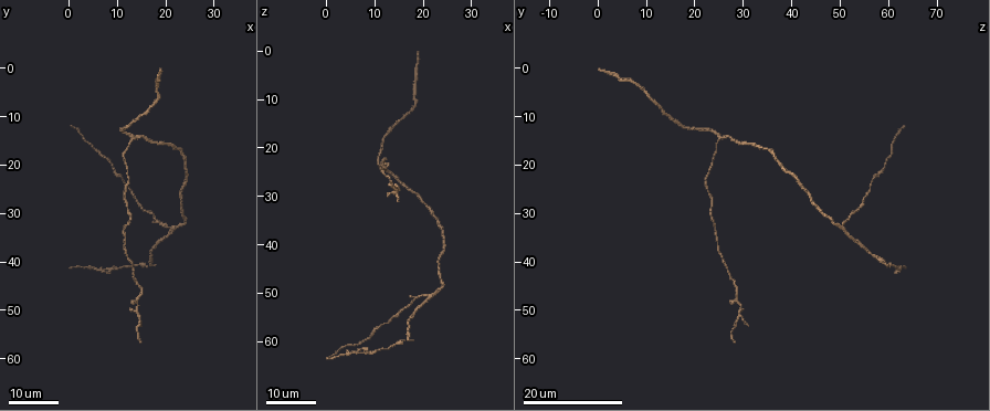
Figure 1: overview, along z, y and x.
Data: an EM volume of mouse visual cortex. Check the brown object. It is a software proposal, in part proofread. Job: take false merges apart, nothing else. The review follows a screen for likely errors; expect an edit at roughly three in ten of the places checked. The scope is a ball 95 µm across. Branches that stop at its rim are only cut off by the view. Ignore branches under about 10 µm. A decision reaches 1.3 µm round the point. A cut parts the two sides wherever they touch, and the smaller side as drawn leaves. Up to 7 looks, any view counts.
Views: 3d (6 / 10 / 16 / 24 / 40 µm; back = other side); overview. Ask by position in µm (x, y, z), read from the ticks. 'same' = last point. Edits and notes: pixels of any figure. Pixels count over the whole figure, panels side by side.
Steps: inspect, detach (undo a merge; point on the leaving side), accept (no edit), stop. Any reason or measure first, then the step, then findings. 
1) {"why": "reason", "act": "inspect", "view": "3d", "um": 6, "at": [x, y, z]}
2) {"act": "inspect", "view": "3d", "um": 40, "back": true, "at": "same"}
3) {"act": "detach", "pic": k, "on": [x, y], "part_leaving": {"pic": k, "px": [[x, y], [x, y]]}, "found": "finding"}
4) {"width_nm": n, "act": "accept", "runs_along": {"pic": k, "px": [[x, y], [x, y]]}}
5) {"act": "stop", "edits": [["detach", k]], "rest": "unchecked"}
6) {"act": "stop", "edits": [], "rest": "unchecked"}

{"why": "a fork", "act": "inspect", "view": "3d", "um": 16, "at": [21.5, 33.0, 51.0]}

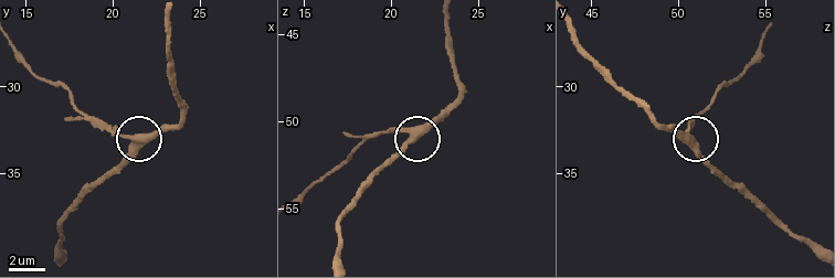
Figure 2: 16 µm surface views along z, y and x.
{"why": "closer look", "act": "inspect", "view": "3d", "um": 6, "at": [21.3, 33.2, 50.7]}

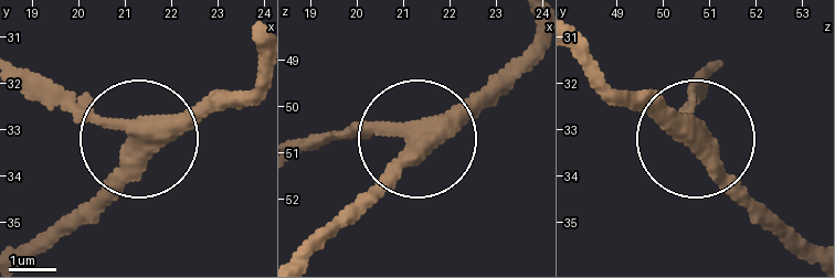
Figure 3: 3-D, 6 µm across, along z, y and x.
{"why": "other side", "act": "inspect", "view": "3d", "um": 6, "back": true, "at": [21.25, 33.15, 50.70]}

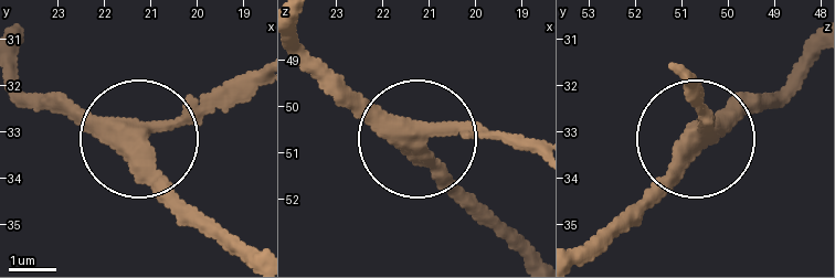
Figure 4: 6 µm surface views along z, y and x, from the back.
{"act": "accept", "runs_along": {"pic": 4, "px": [[18, 79], [120, 127], [224, 242]]}, "found": "continuous, no second cell"}

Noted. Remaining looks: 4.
{"why": "calibre changes", "act": "inspect", "view": "3d", "um": 24, "at": [9.0, 21.5, 58.5]}

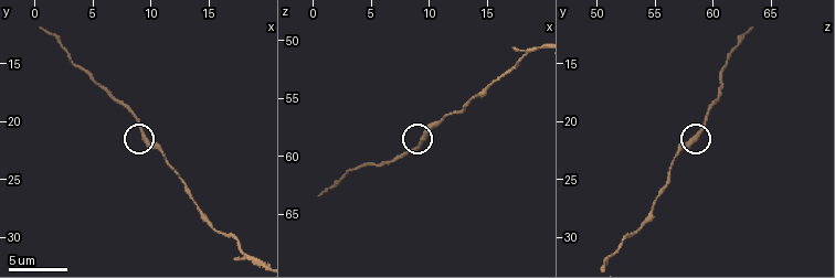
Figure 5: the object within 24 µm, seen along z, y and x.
{"why": "closer look", "act": "inspect", "view": "3d", "um": 10, "at": [9.4, 21.0, 58.6]}

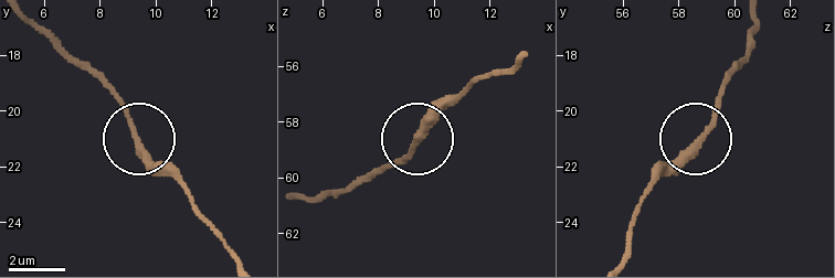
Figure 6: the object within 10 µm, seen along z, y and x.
{"act": "accept", "runs_along": {"pic": 6, "px": [[522, 57], [458, 93], [423, 128], [411, 154], [376, 175]]}, "found": "continuous, no second cell"}

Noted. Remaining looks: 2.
{"why": "three-way junction", "act": "inspect", "view": "3d", "um": 24, "at": [16.0, 41.5, 60.0]}

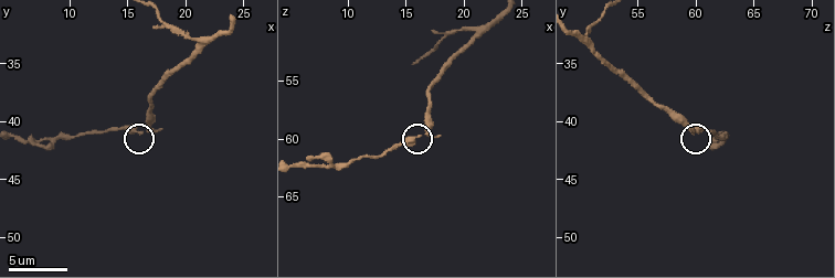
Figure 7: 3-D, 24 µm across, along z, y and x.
{"act": "inspect", "view": "3d", "um": 6, "at": [16.4, 41.0, 60.0]}

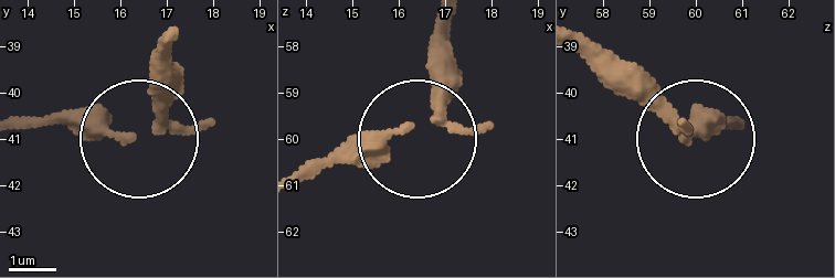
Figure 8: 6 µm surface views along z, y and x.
{"arms": 3, "act": "detach", "pic": 8, "on": [94, 121], "found": "two cells meet here"}

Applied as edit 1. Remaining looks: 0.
{"act": "stop", "edits": [["detach", 8]], "rest": "unchecked"}

